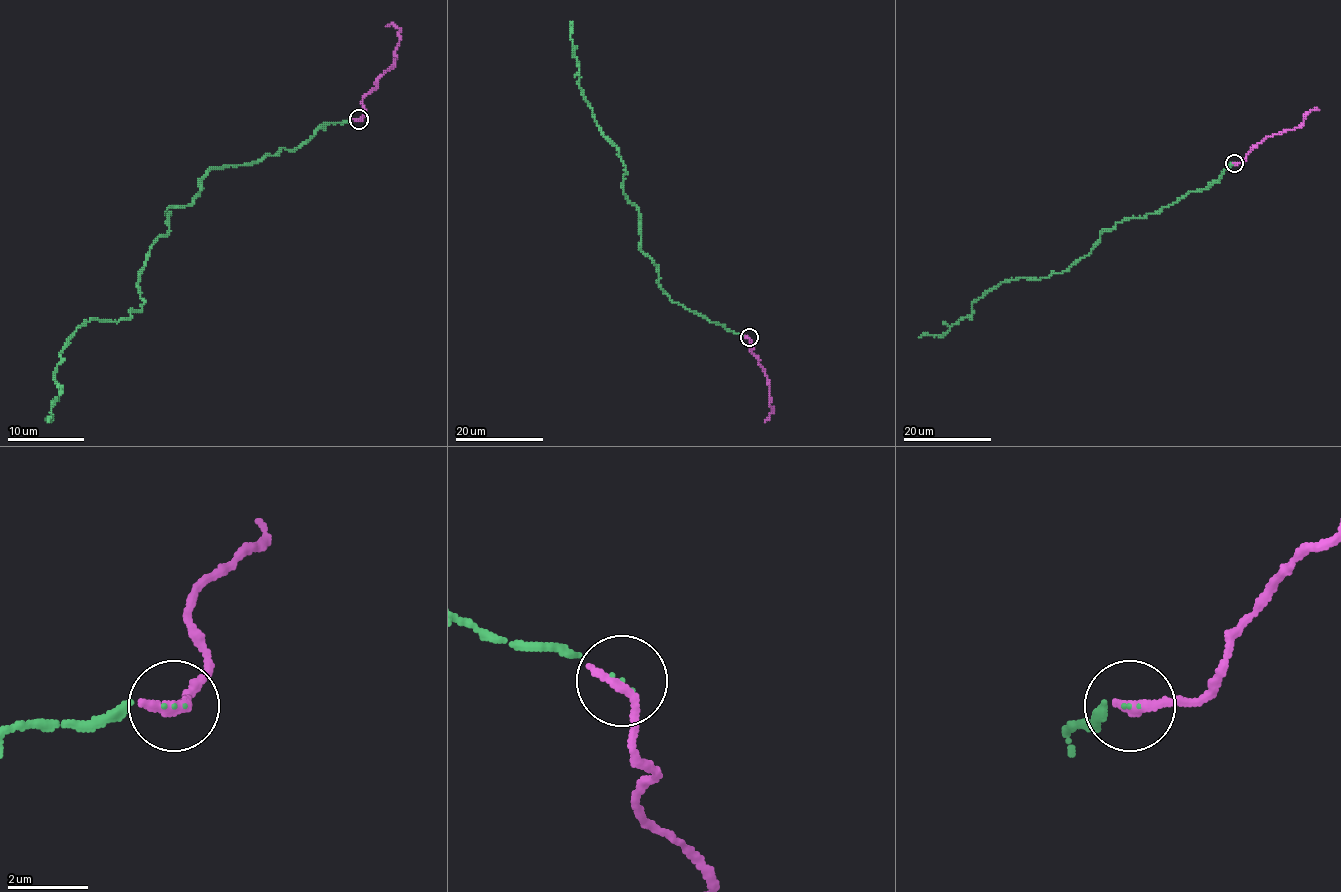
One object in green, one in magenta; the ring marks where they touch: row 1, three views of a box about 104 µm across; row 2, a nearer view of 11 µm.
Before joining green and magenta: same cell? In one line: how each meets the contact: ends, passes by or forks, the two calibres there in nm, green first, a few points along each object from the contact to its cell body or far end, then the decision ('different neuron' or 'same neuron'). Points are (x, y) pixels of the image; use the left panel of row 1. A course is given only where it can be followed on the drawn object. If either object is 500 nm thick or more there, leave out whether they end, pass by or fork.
green ends; magenta ends; calibres 40 and 300 nm; course green (358, 119), (213, 167), (192, 204), (171, 206), (140, 273), (142, 308), (68, 337), (47, 422); course magenta (358, 119), (362, 117), (362, 99), (391, 66), (395, 57), (401, 30), (395, 24), (385, 26); same neuron

